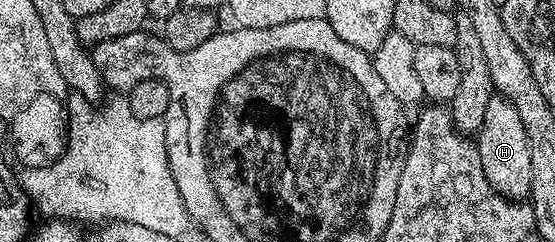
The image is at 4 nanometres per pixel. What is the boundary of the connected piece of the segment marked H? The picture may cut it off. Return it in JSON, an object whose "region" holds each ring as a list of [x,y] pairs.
{"region":[[[495,94],[488,102],[484,122],[476,133],[480,154],[480,166],[484,166],[484,178],[507,200],[525,201],[532,186],[532,158],[528,155],[528,134],[524,134],[524,122],[516,114],[516,106]]]}

